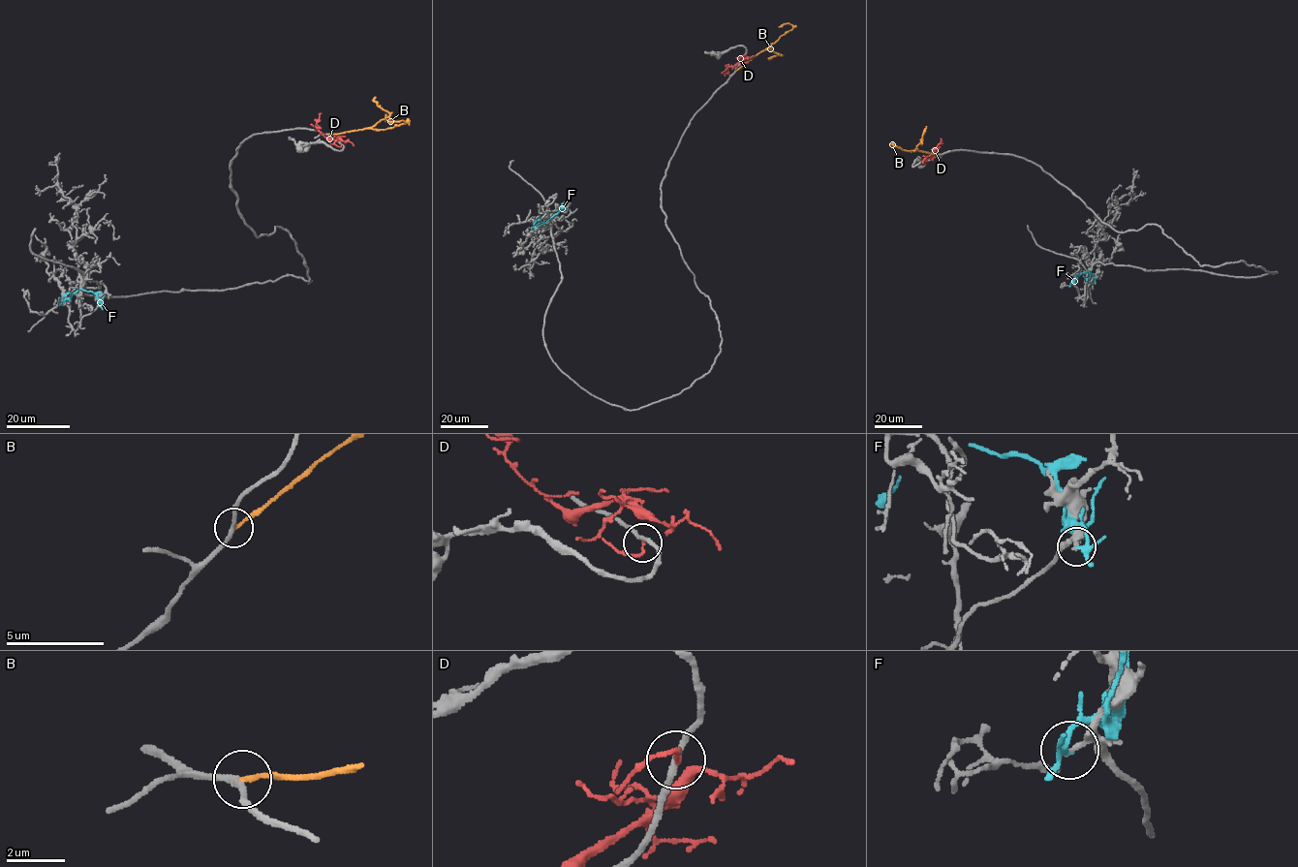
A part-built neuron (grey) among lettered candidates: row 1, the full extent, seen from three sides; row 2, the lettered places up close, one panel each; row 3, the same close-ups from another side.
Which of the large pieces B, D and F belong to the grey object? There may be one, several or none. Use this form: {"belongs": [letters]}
{"belongs": []}

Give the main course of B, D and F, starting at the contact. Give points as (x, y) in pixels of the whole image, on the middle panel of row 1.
B: (735, 71), (792, 28), (788, 23), (779, 27)
D: (744, 55), (733, 66), (727, 67), (726, 73), (729, 74)
F: (562, 204), (557, 213), (531, 228)

